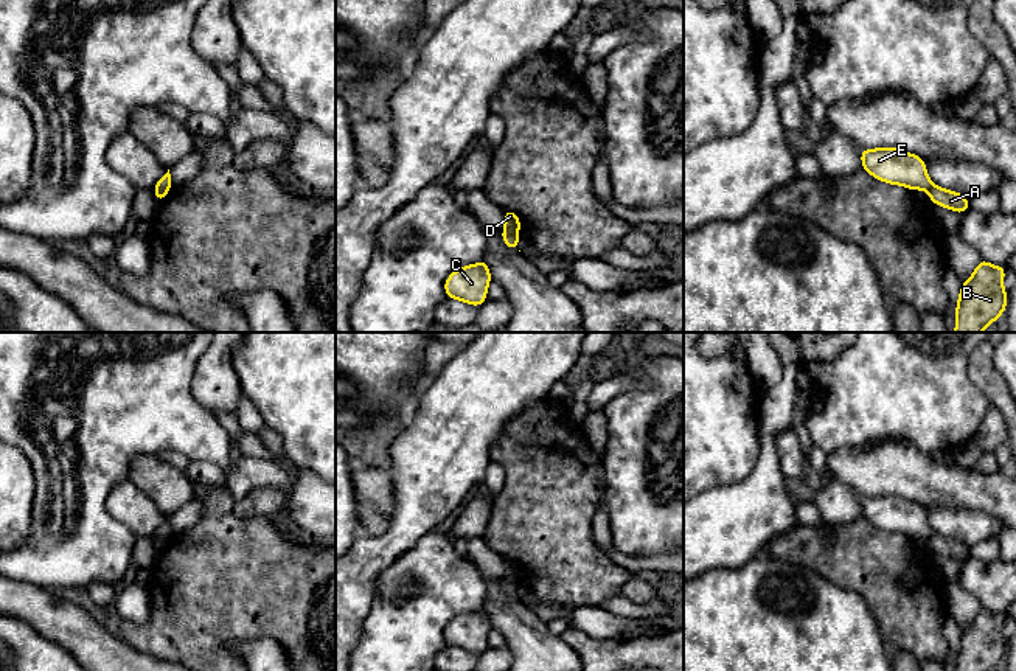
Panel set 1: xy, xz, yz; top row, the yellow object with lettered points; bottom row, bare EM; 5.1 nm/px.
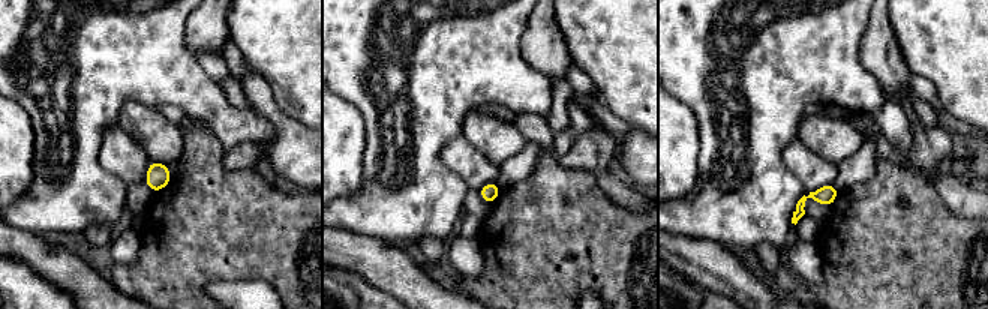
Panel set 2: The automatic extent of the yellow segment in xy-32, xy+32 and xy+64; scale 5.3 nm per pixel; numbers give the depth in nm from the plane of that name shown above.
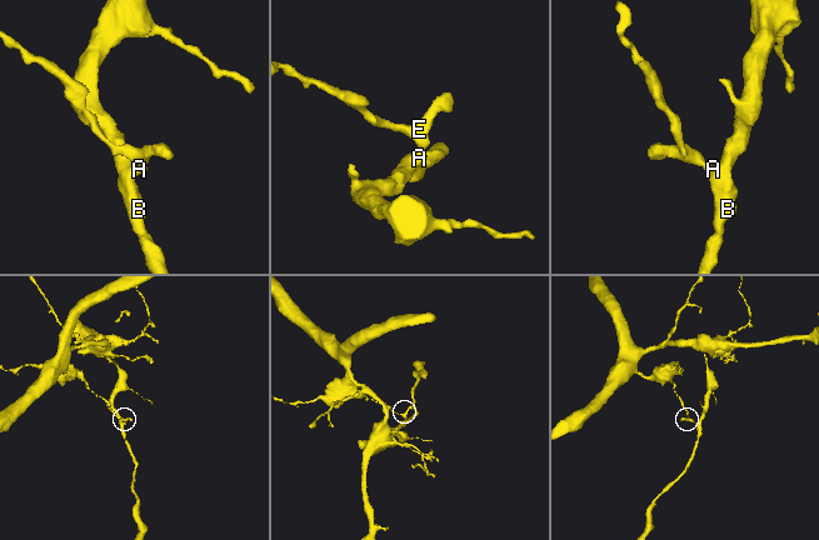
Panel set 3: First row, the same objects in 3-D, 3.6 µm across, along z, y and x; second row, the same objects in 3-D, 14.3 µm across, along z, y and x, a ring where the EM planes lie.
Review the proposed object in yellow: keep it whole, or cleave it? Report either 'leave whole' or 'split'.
split

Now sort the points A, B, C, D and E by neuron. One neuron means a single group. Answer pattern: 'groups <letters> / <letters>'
groups A B C / D E

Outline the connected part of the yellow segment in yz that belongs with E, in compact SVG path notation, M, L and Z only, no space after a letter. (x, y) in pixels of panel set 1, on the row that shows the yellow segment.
M896 148L861 149L862 169L875 179L903 185L909 191L931 191L932 180L926 172L926 162L915 154Z

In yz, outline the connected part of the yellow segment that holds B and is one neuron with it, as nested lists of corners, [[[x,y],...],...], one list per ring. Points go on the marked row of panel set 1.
[[[980,258],[971,278],[962,283],[954,332],[982,332],[1005,312],[1008,294],[1002,281],[1007,270]]]

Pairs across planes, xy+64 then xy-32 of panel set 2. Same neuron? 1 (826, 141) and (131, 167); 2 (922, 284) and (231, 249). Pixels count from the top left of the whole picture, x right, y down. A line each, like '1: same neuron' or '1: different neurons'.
1: different neurons
2: same neuron

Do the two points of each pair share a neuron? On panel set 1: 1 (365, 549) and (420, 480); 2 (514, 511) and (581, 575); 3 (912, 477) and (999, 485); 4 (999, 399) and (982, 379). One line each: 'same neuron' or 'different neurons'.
1: same neuron
2: same neuron
3: same neuron
4: same neuron

